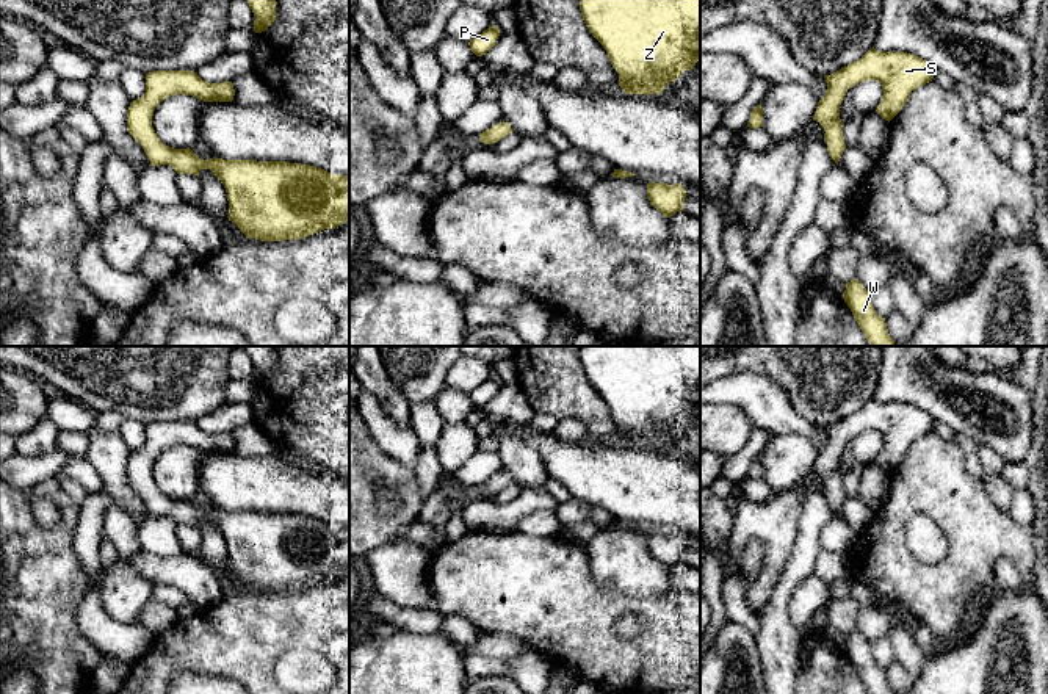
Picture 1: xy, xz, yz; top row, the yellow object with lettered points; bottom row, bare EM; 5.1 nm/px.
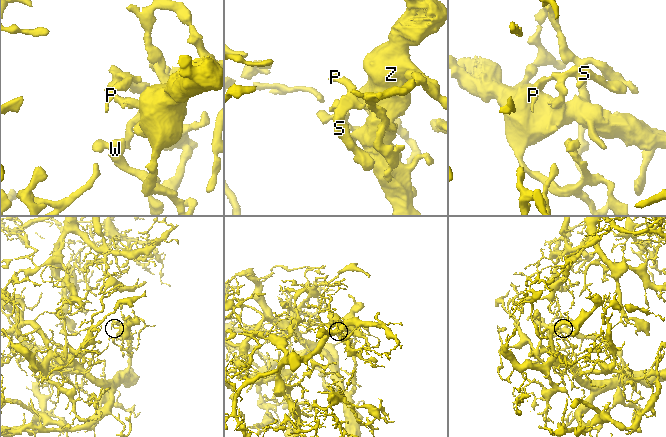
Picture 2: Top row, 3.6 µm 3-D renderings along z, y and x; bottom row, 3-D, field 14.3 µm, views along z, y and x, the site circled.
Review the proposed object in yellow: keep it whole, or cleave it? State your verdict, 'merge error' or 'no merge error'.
no merge error

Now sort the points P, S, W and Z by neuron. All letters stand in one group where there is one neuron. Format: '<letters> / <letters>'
P S W Z

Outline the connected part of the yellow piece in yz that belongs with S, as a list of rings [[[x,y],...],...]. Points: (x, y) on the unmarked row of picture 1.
[[[873,398],[860,410],[824,426],[827,442],[818,453],[813,472],[819,473],[826,483],[832,511],[838,515],[846,500],[840,456],[849,439],[866,431],[880,432],[884,446],[876,462],[890,473],[918,437],[932,432],[934,425],[935,420],[913,404],[879,403]]]

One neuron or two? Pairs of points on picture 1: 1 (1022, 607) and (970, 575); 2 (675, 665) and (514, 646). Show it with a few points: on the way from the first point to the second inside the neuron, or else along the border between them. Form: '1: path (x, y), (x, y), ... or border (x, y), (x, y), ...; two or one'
1: border (995, 586), (981, 600); two
2: border (492, 633), (514, 636), (528, 646); two

